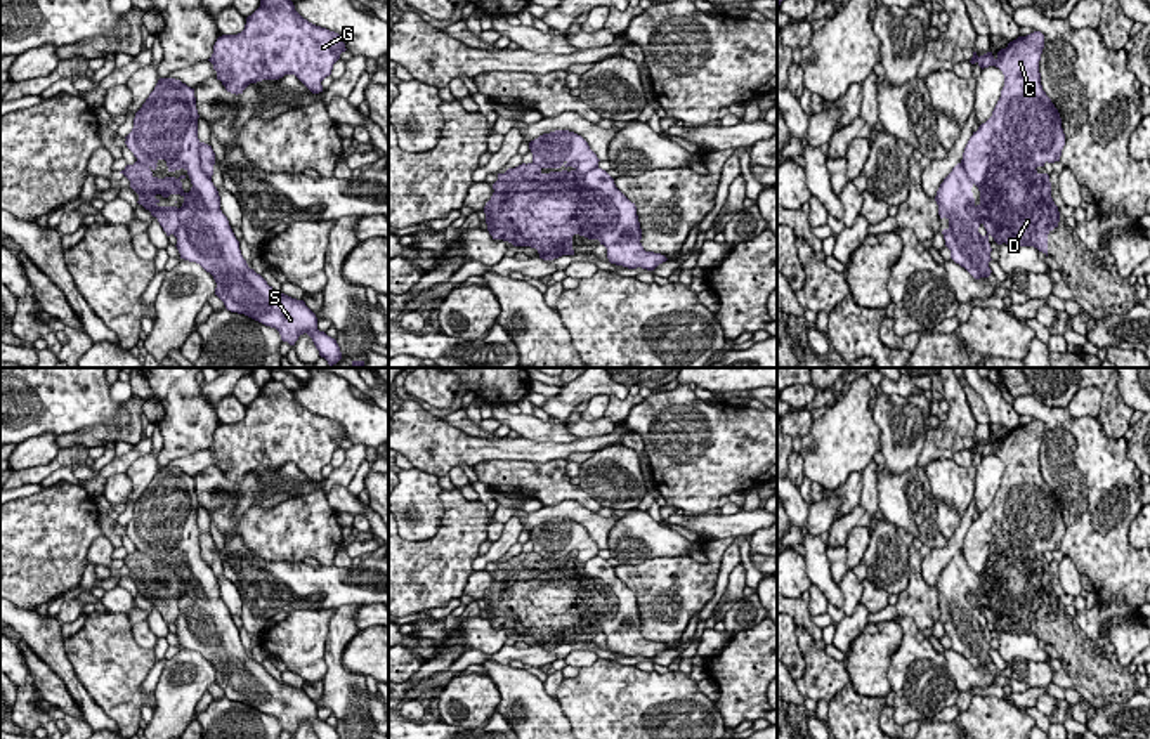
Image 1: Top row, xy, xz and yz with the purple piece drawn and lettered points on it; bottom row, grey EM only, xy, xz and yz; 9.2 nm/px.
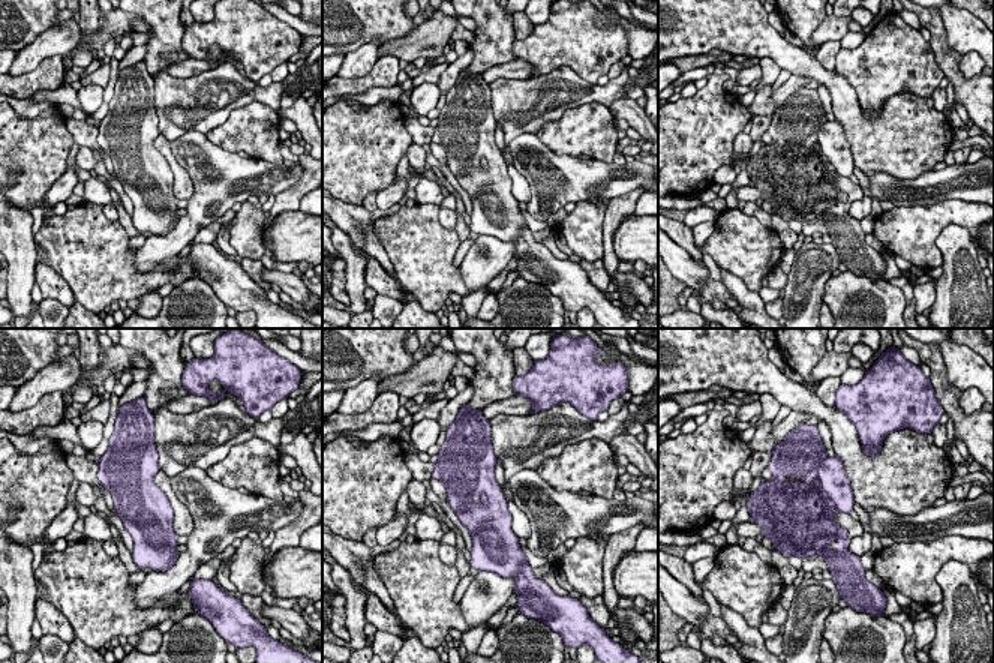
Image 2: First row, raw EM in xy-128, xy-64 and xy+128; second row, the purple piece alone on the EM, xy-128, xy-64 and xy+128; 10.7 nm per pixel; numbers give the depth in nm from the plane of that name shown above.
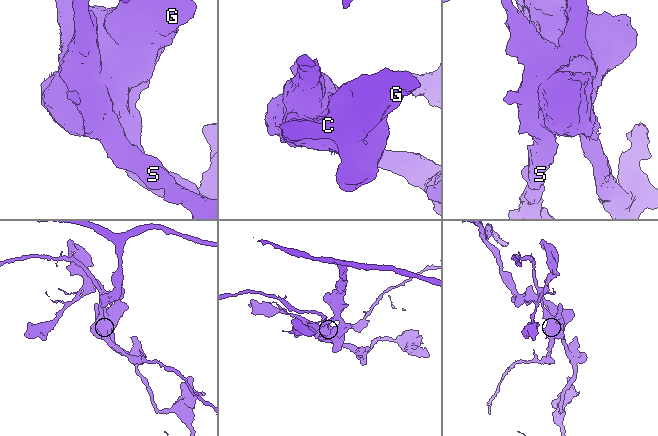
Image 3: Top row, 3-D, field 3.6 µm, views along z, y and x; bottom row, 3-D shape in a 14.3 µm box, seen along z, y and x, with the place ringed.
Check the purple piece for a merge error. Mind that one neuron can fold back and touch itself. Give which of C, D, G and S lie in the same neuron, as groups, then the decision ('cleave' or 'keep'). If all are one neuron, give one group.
C D G / S | cleave

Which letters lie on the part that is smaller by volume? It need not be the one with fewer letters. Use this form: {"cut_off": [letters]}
{"cut_off": ["S"]}

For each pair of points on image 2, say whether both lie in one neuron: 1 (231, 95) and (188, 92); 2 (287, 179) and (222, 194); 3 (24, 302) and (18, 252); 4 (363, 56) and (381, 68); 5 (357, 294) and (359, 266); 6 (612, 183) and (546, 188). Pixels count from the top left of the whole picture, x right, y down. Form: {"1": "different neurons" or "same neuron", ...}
{"1": "same neuron", "2": "same neuron", "3": "same neuron", "4": "different neurons", "5": "same neuron", "6": "same neuron"}

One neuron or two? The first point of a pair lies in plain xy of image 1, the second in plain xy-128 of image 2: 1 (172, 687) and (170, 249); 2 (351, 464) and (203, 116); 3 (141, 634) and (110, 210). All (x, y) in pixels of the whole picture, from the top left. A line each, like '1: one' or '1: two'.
1: one
2: one
3: one

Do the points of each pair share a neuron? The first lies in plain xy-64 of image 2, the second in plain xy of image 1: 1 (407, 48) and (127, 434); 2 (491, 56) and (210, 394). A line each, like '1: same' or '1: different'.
1: same
2: different

